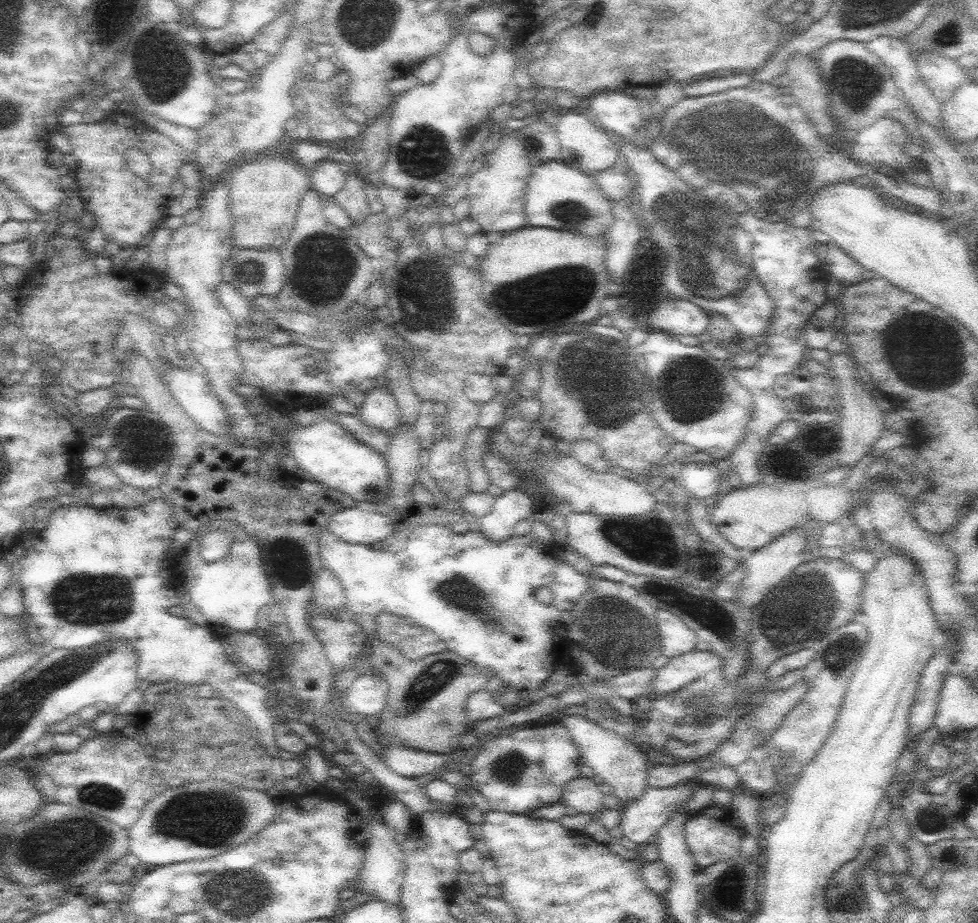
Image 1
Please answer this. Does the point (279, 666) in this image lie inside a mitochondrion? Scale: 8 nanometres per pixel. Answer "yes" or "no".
no

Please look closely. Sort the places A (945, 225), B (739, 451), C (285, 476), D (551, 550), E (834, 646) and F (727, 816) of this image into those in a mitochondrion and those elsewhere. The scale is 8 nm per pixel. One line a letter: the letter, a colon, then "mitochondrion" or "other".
A: other
B: other
C: other
D: other
E: mitochondrion
F: other

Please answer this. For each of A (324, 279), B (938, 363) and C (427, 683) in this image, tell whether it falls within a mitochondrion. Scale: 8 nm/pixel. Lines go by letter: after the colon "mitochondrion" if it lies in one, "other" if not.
A: mitochondrion
B: mitochondrion
C: mitochondrion

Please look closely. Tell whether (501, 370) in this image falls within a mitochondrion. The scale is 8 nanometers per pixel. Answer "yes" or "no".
no

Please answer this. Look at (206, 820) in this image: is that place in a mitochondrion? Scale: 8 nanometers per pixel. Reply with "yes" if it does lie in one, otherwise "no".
yes

